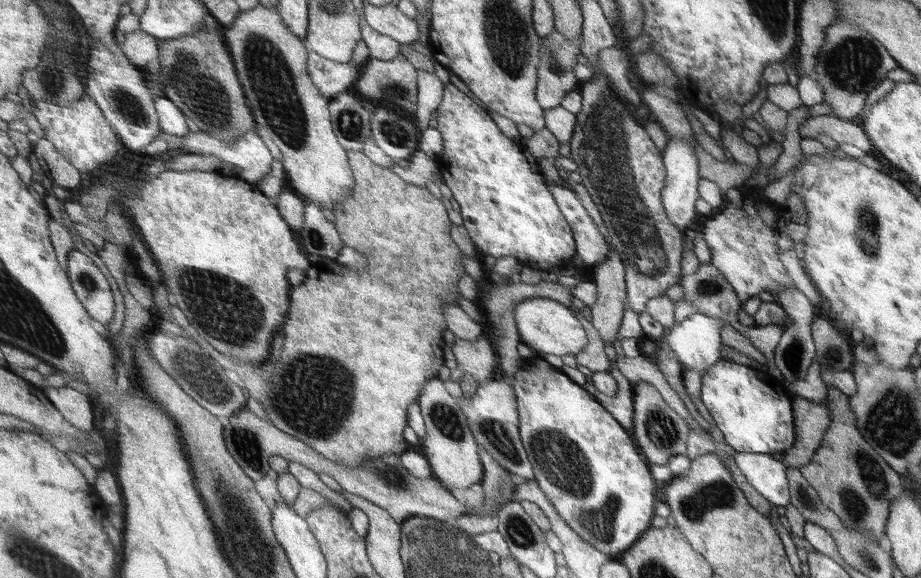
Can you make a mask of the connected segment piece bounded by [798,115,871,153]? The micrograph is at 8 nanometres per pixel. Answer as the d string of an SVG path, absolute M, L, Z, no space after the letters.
M832 116L811 117L798 126L800 137L812 138L814 134L822 134L837 144L845 142L863 152L871 150L870 138L858 121L843 121Z

